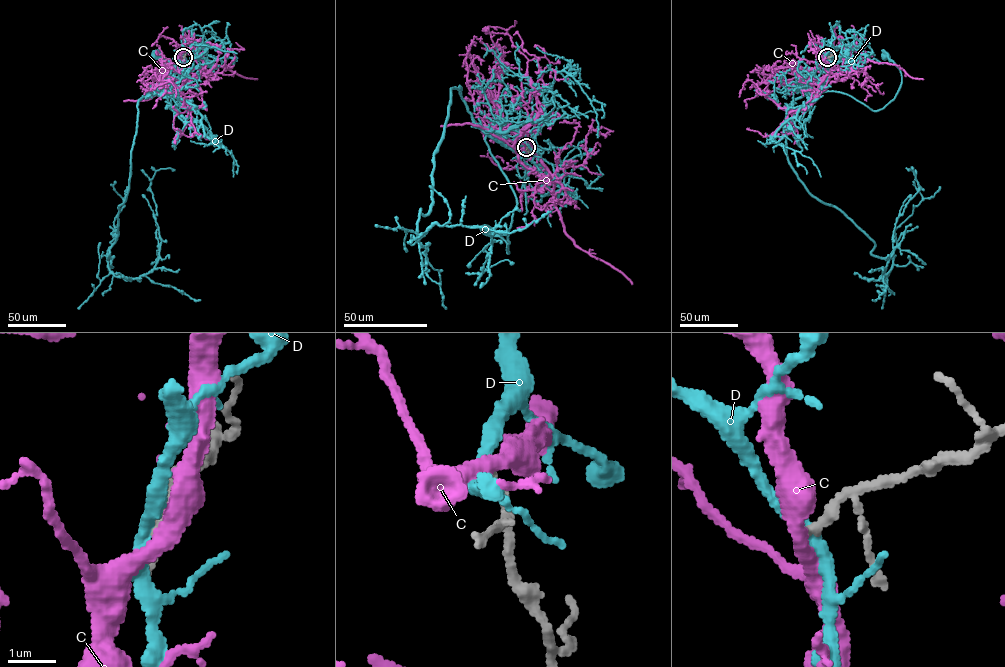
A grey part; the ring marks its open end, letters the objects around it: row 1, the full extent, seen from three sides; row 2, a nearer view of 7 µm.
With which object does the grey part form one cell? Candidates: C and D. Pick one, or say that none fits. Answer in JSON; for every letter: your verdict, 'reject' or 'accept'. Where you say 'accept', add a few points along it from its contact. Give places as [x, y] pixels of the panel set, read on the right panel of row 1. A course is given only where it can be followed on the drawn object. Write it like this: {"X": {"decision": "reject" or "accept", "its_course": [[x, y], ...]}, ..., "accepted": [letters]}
{"C": {"decision": "reject"}, "D": {"decision": "reject"}, "accepted": []}

